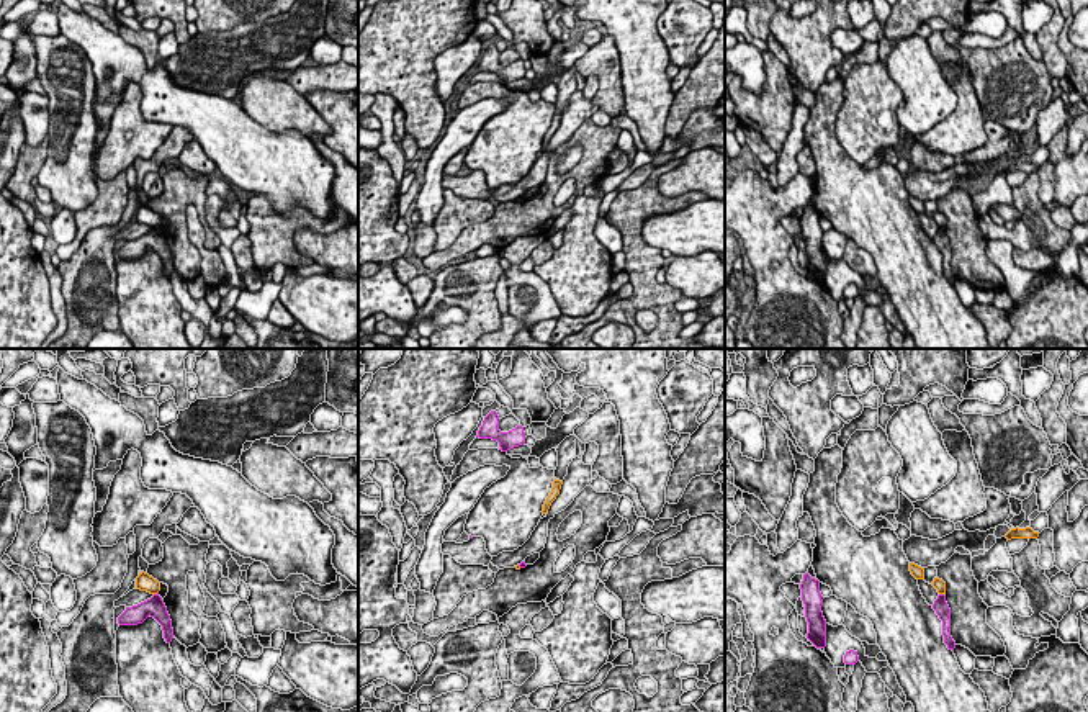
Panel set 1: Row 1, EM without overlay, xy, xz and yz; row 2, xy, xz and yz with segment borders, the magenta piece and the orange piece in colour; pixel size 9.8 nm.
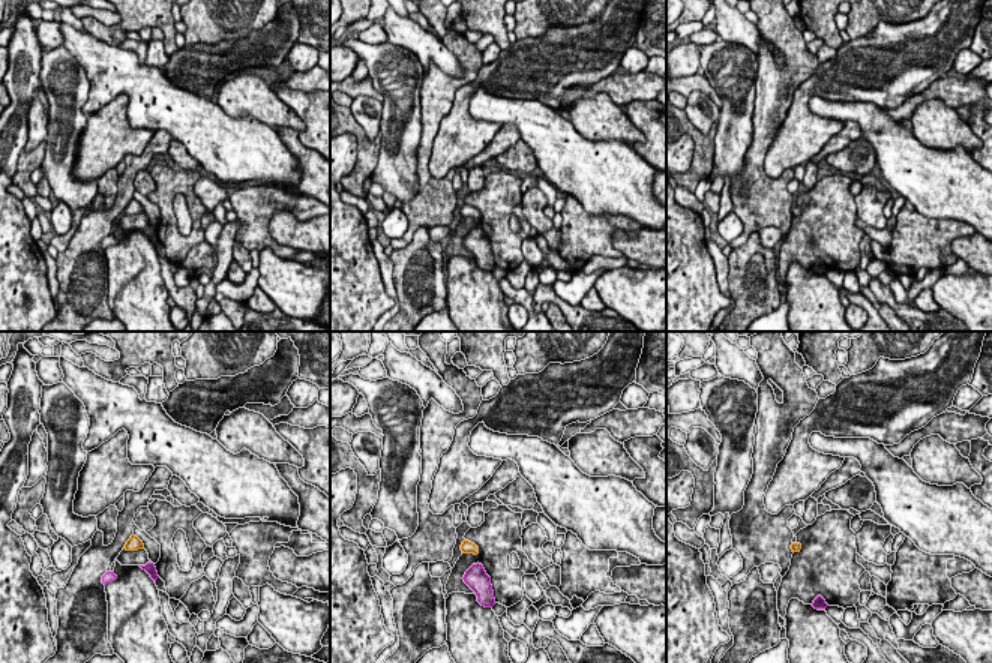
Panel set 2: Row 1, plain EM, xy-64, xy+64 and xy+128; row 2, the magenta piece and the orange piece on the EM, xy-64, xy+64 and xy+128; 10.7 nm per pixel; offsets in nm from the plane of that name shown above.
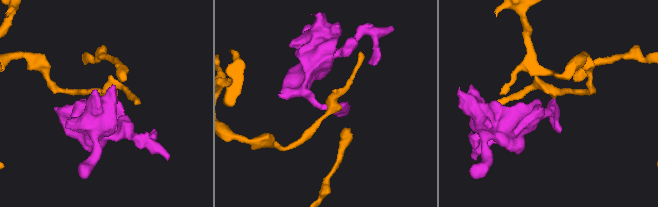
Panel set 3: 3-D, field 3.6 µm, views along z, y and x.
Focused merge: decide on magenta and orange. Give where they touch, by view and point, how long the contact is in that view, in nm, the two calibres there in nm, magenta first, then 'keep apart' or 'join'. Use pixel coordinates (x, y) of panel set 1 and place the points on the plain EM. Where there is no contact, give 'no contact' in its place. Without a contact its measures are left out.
meets magenta in xy at (157, 226); contact 60 nm long; 190 nm thick on the magenta side, 160 nm on the other; keep apart

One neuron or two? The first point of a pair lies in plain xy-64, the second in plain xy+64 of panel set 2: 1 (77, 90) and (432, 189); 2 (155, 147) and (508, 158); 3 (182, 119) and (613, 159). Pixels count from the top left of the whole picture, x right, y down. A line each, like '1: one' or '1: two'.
1: two
2: two
3: one

